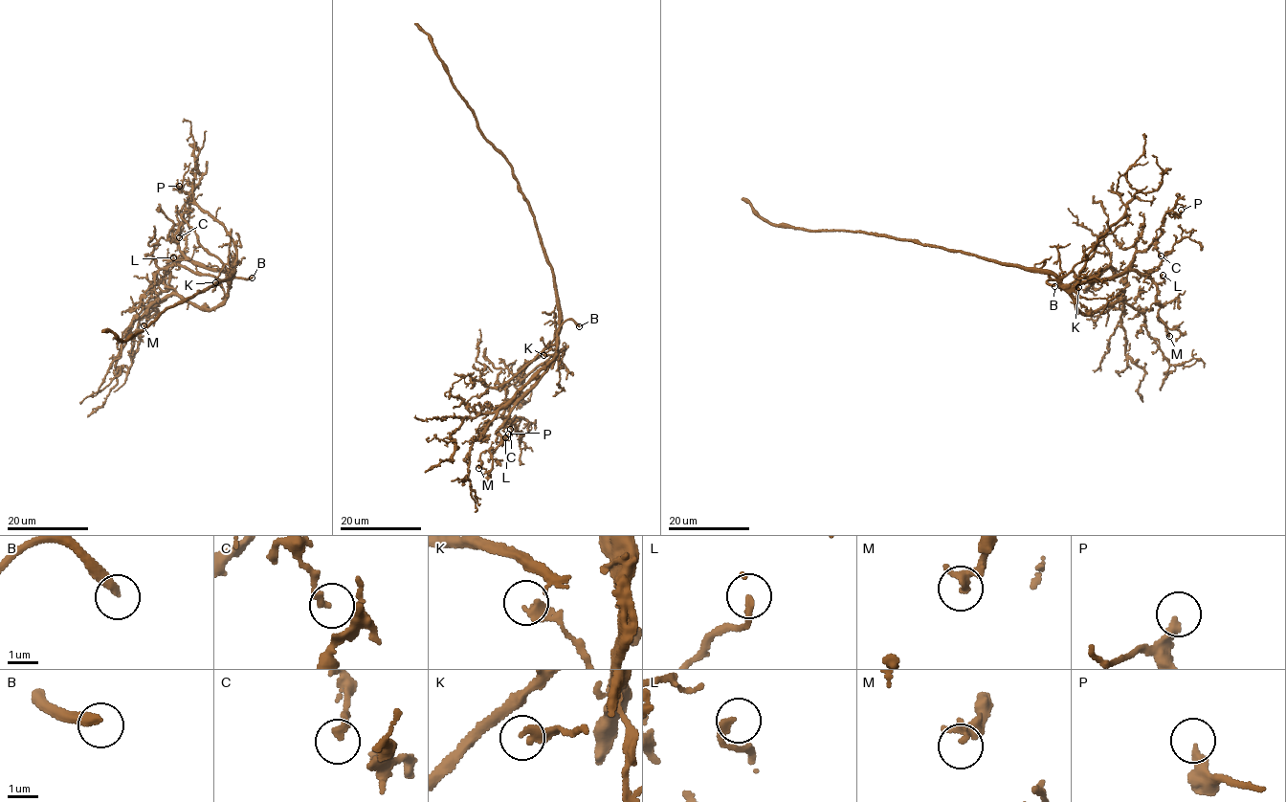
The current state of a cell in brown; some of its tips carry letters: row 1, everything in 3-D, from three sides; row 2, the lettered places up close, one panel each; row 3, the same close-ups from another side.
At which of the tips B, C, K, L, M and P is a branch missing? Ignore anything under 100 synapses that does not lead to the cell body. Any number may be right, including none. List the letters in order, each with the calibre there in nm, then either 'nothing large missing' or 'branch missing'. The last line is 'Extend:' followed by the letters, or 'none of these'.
B: 360 nm | branch missing
C: 220 nm | nothing large missing
K: 320 nm | nothing large missing
L: 200 nm | nothing large missing
M: 200 nm | nothing large missing
P: 280 nm | nothing large missing
Extend: B

